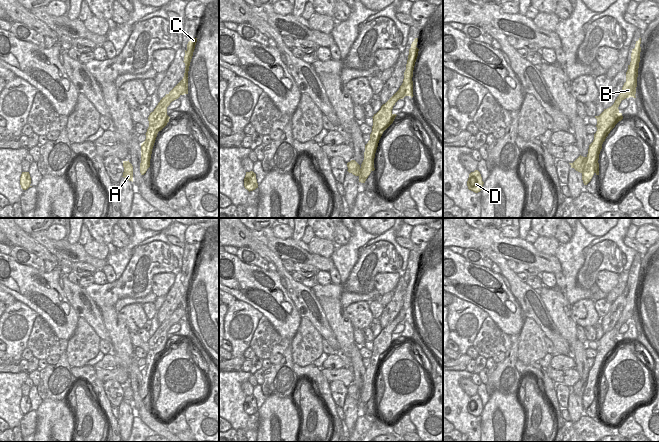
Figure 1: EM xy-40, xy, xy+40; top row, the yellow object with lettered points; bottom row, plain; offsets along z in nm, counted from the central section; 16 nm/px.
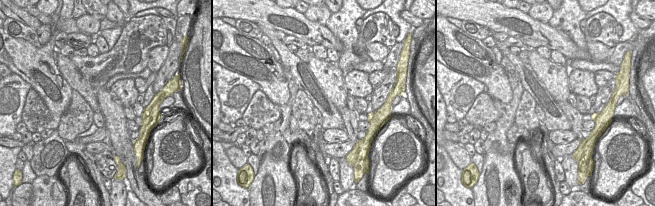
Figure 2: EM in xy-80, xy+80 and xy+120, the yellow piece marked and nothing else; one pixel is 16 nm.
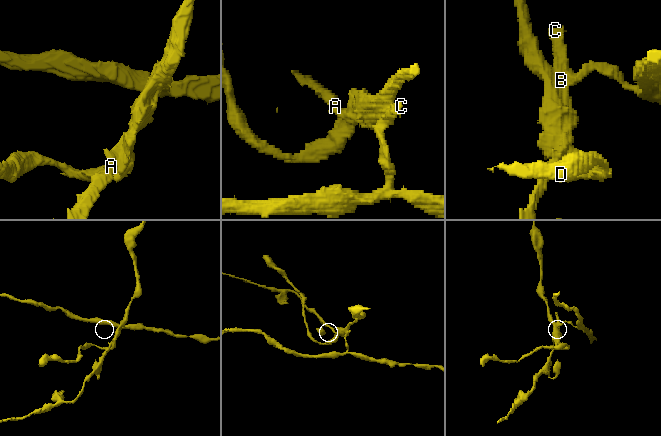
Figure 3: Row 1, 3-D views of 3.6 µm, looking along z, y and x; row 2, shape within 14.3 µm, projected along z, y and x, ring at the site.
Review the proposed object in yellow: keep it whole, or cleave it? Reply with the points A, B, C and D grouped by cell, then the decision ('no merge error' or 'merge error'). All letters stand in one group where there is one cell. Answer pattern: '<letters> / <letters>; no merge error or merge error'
A B C / D; merge error

